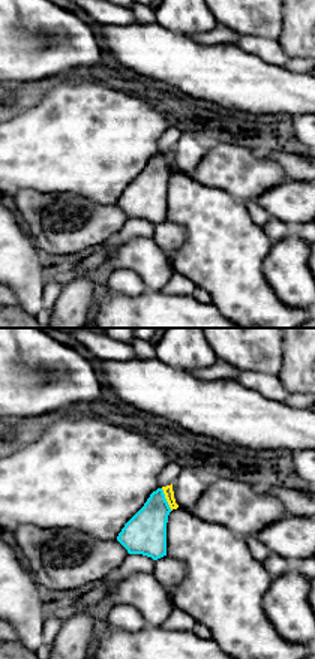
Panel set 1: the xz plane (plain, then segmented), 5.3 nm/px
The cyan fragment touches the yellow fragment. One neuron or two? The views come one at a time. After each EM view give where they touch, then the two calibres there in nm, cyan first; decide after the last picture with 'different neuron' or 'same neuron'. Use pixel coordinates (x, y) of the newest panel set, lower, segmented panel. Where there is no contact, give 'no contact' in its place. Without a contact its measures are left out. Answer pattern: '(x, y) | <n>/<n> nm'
(165, 499) | 220/50 nm

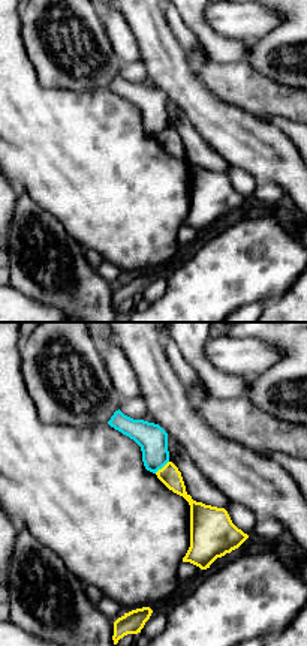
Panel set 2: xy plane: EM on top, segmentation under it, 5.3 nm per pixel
(160, 468) | 160/110 nm

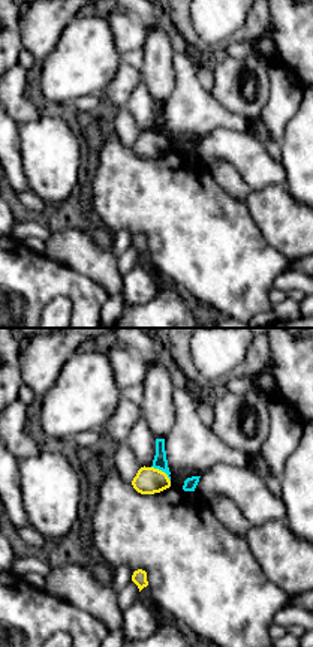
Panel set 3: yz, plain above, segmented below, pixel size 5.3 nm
(162, 471) | 70/140 nm

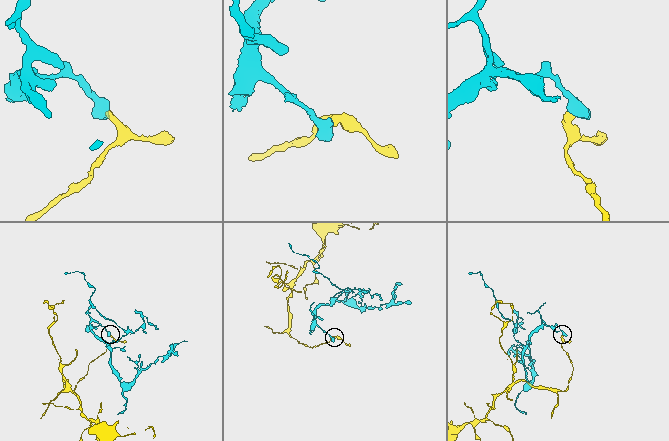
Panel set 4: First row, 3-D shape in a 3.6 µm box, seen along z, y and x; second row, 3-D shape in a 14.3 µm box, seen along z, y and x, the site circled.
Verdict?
different neuron

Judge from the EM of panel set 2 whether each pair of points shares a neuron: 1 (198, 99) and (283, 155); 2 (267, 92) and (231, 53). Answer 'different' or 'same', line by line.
1: same
2: different

